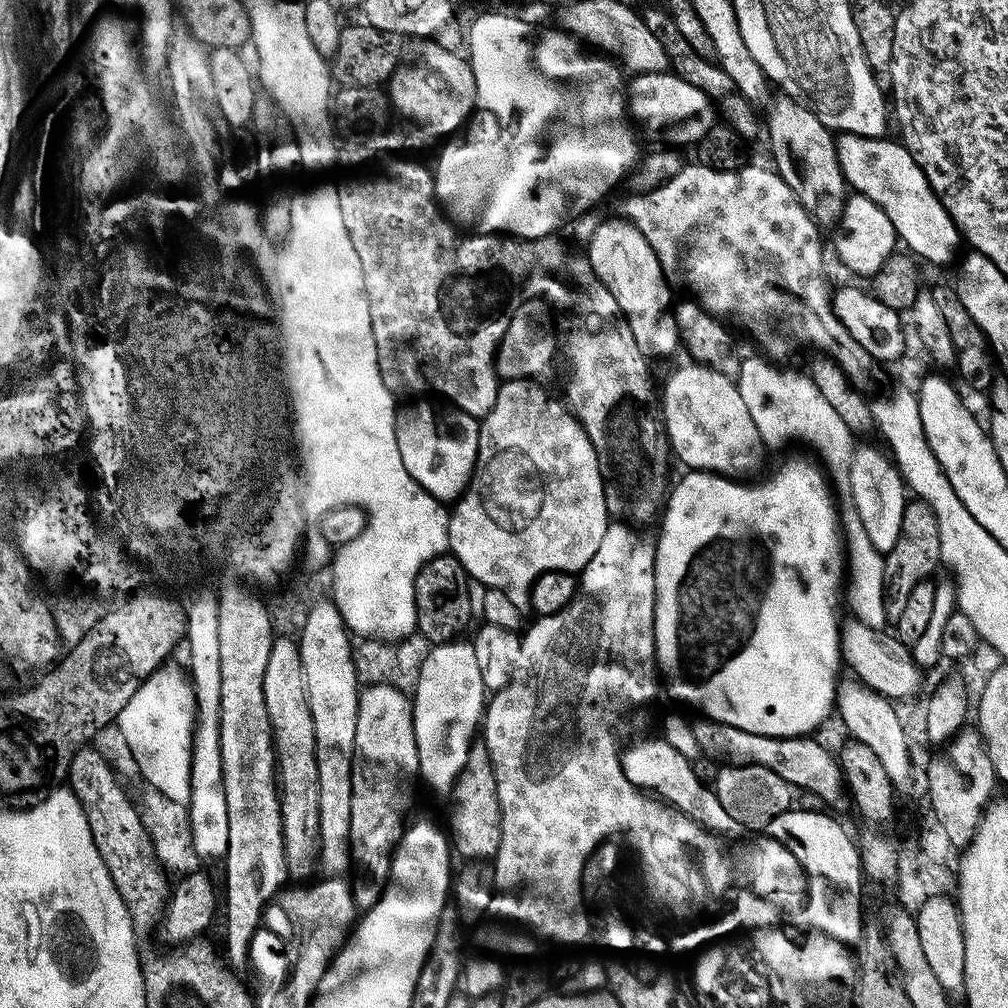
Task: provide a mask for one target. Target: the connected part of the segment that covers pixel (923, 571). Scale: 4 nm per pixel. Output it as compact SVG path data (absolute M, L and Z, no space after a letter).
M919 498L911 499L904 505L902 530L898 542L885 555L884 562L884 601L889 623L896 623L906 608L906 601L914 586L922 580L929 579L932 572L941 565L940 538L937 518L930 505Z

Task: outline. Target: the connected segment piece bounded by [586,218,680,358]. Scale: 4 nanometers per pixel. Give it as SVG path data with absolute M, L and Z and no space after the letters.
M623 218L601 221L587 243L586 255L596 277L614 294L627 318L629 335L645 356L666 356L679 347L680 335L673 309L668 308L669 283L653 248L634 225Z

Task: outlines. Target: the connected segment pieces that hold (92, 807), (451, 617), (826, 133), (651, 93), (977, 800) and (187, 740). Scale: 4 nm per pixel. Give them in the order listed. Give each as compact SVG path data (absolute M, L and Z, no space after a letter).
M85 746L73 753L66 784L86 814L94 846L130 914L133 929L140 933L157 927L170 899L170 876L157 860L137 805L124 793L116 769L96 746Z
M451 554L435 556L424 564L415 578L415 614L417 633L428 640L429 645L447 644L464 634L471 618L474 616L474 598L470 596L470 578L459 559Z
M781 95L780 100L771 101L772 109L766 120L766 136L772 147L775 171L794 190L798 202L810 214L810 218L821 230L835 229L844 214L846 185L842 166L836 153L836 136L833 129L822 126L818 118L806 106L789 96Z
M669 71L635 75L626 90L626 110L644 131L654 136L663 135L676 144L689 146L698 144L718 122L715 104L708 95Z
M965 726L960 729L943 751L941 756L934 757L928 764L927 803L938 814L954 846L963 850L976 837L984 809L994 799L992 791L998 787L998 779L984 740L975 727Z
M161 666L140 681L120 711L118 725L129 740L137 764L145 773L160 772L159 792L166 798L188 802L191 798L192 730L196 724L196 698L191 679L176 668Z

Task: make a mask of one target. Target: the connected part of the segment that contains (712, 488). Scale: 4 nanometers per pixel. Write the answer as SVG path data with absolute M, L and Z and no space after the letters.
M788 460L788 461L786 461L786 462L785 462L785 464L784 464L784 465L782 465L782 466L781 466L781 468L780 468L780 469L778 469L778 470L777 470L777 472L776 472L776 473L774 473L774 474L773 474L773 476L772 476L772 477L770 477L770 478L769 478L769 480L764 480L764 481L762 481L762 482L761 482L761 484L752 484L752 483L756 483L756 482L741 482L741 481L740 481L740 480L739 480L739 479L736 479L736 478L729 478L729 477L727 477L727 476L721 476L721 475L719 475L719 474L717 474L717 473L714 473L714 472L701 472L701 471L699 471L699 470L692 470L692 471L689 471L689 472L688 472L688 473L687 473L687 474L684 474L684 475L688 475L688 476L684 476L684 477L682 477L682 478L681 478L681 480L680 480L680 481L678 481L678 482L677 482L677 484L676 484L676 481L675 481L675 484L674 484L674 487L673 487L673 488L672 488L672 489L671 489L671 492L670 492L670 495L669 495L669 496L668 496L668 497L667 497L667 500L666 500L666 507L665 507L665 508L664 508L664 509L663 509L663 512L662 512L662 521L663 521L663 520L664 520L664 529L662 529L662 530L661 530L661 532L660 532L660 541L659 541L659 540L658 540L658 539L657 539L657 540L656 540L656 541L655 541L655 544L654 544L654 547L655 547L655 549L656 549L656 617L655 617L655 618L654 618L654 634L655 634L655 635L656 635L656 667L657 667L657 669L658 669L658 672L659 672L659 675L660 675L660 676L661 676L661 677L662 677L662 680L663 680L663 683L664 683L664 680L665 680L665 682L666 682L666 683L668 683L668 692L669 692L669 694L670 694L670 695L672 695L672 696L673 696L673 698L674 698L674 699L676 699L676 700L681 700L681 702L682 702L682 703L684 703L684 704L689 704L689 706L690 706L690 707L692 707L692 708L701 708L701 710L702 710L702 711L704 711L704 712L701 712L701 713L703 713L703 715L704 715L704 716L705 716L705 717L707 717L707 719L709 719L709 720L716 720L716 721L717 721L717 722L719 722L719 723L720 723L720 724L733 724L733 725L734 725L734 727L735 727L735 728L737 728L737 729L738 729L738 730L746 730L746 731L747 731L747 732L753 732L753 733L754 733L754 734L766 734L766 735L767 735L767 736L808 736L808 735L809 735L809 734L812 734L812 733L815 733L815 732L812 732L812 731L814 731L814 730L815 730L815 728L816 728L816 727L818 727L818 726L819 726L819 724L820 724L820 723L822 723L822 722L823 722L823 720L824 720L824 719L826 719L826 718L827 718L827 716L828 716L828 715L830 715L830 714L831 714L831 712L832 712L832 715L833 715L833 712L834 712L834 705L835 705L835 702L836 702L836 690L837 690L837 687L838 687L838 679L837 679L837 680L836 680L836 675L838 675L838 674L839 674L839 672L840 672L840 666L841 666L841 668L842 668L842 628L841 628L841 625L840 625L840 624L839 624L839 623L838 623L838 624L837 624L837 625L836 625L836 607L838 607L838 606L839 606L839 604L840 604L840 598L841 598L841 602L842 602L842 588L841 588L841 592L840 592L840 579L842 579L842 578L843 578L843 576L844 576L844 579L845 579L845 576L846 576L846 556L845 556L845 553L844 553L844 552L843 552L843 551L842 551L842 544L841 544L841 540L842 540L842 520L841 520L841 517L840 517L840 516L839 516L839 515L838 515L838 508L837 508L837 512L836 512L836 504L835 504L835 502L834 502L834 501L832 501L832 492L831 492L831 490L830 490L830 489L828 489L828 484L829 484L829 485L830 485L830 480L829 480L829 477L828 477L828 476L827 476L827 475L825 475L825 473L824 473L824 472L823 472L823 471L822 471L822 468L821 468L821 465L820 465L820 464L819 464L819 463L816 463L816 464L811 464L811 462L810 462L810 461L808 461L808 460Z

